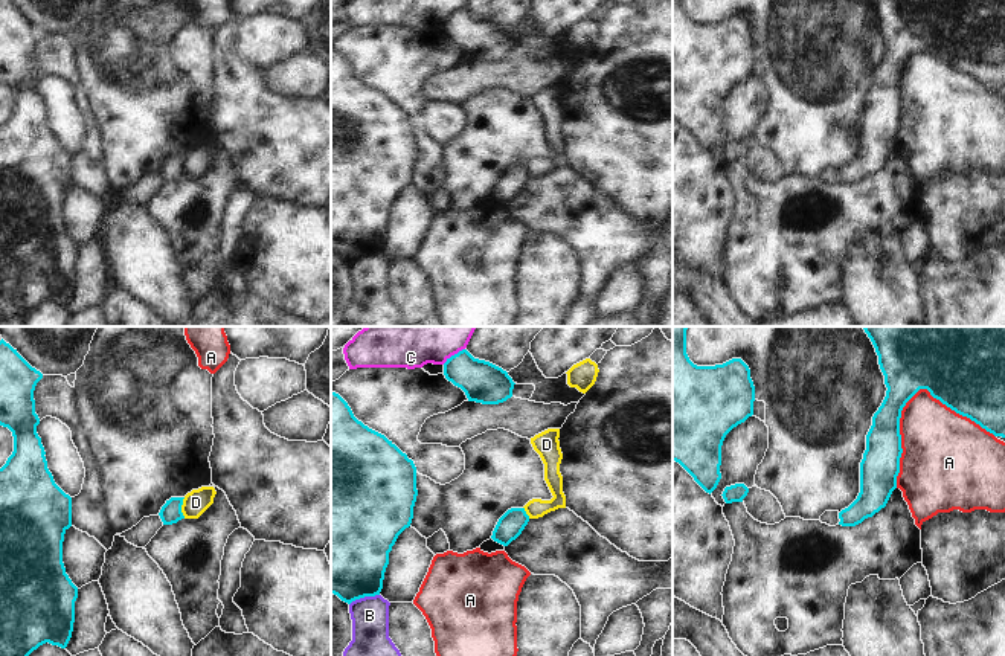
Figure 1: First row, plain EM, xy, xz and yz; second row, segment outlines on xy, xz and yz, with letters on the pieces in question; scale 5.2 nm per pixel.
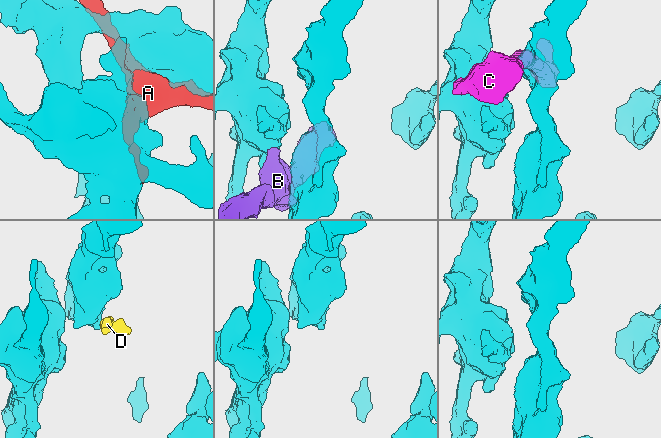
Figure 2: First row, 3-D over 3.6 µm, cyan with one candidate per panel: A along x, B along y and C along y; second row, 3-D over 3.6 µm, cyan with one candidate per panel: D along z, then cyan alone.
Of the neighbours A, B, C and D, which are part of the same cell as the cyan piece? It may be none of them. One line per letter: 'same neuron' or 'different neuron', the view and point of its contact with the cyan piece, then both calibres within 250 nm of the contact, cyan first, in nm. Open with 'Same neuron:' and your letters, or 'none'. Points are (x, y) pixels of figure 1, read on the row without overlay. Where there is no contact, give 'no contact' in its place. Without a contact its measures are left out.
Same neuron: none
A: different neuron; contact yz (908, 58); calibres 280 and 360 nm
B: different neuron; contact xz (363, 255); calibres 440 and 200 nm
C: different neuron; contact xz (455, 12); calibres 220 and 140 nm
D: different neuron; contact xy (180, 167); calibres 110 and 130 nm

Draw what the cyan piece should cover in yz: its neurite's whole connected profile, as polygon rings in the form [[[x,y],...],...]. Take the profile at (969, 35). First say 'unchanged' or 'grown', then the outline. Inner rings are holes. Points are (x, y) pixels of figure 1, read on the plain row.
unchanged | [[[872,0],[875,11],[878,14],[878,23],[885,34],[885,43],[888,46],[886,55],[878,66],[878,69],[872,75],[872,84],[866,93],[866,108],[863,111],[863,117],[860,121],[860,151],[857,157],[845,168],[839,171],[839,183],[842,185],[856,185],[862,182],[865,177],[872,175],[875,171],[878,171],[881,166],[886,165],[892,150],[897,146],[897,134],[900,131],[900,116],[903,111],[901,107],[901,93],[900,93],[900,76],[901,69],[906,64],[906,61],[920,49],[927,47],[930,53],[936,58],[939,58],[942,63],[955,69],[956,72],[970,76],[976,82],[979,82],[987,90],[993,92],[994,95],[1005,96],[1005,0]]]

